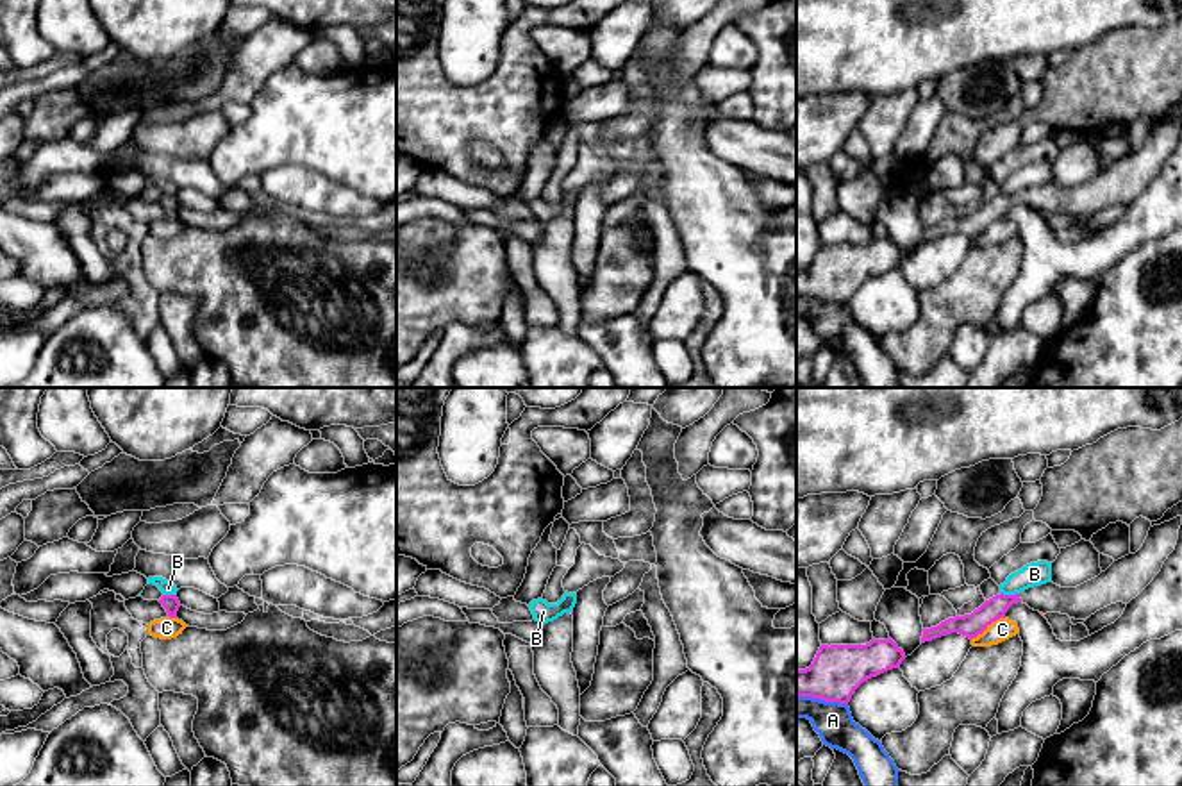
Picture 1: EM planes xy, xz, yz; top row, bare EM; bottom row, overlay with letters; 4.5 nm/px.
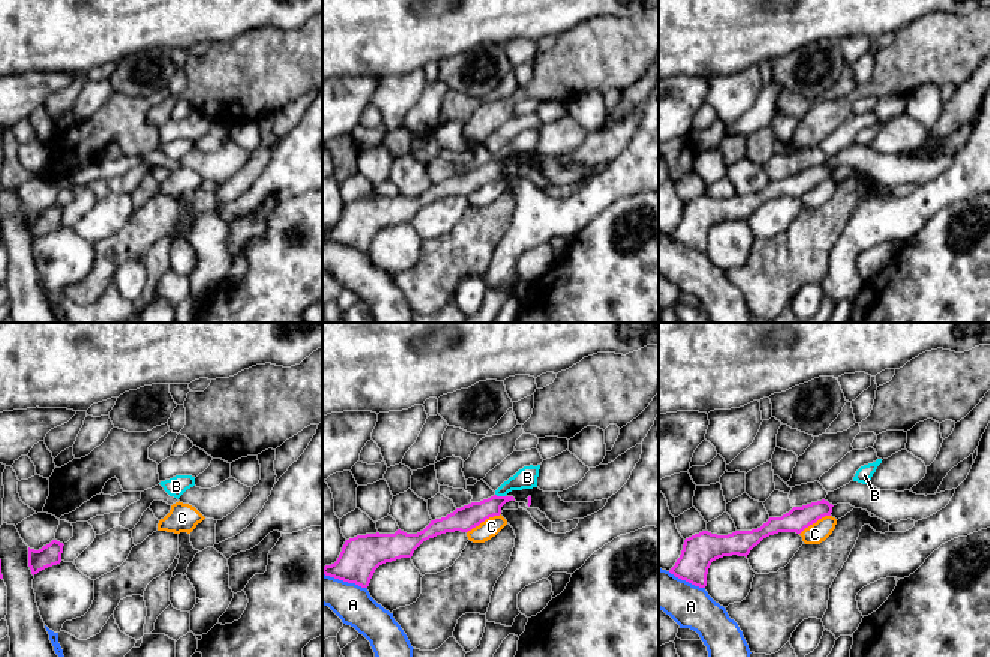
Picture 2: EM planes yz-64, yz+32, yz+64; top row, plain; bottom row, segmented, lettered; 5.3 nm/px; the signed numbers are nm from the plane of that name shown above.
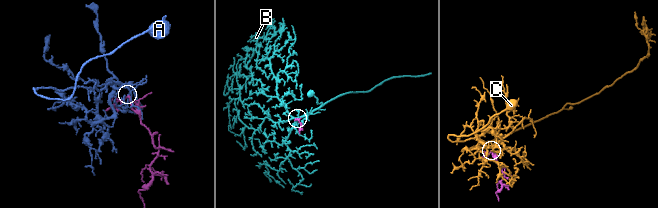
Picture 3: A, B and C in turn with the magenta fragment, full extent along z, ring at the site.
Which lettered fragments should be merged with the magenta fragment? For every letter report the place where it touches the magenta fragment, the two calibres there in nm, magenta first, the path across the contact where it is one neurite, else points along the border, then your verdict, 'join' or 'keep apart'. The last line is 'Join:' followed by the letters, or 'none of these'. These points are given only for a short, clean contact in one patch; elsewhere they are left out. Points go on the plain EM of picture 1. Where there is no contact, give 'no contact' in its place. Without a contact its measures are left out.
A: contact yz (822, 299); calibres 240 and 170 nm; keep apart
B: contact yz (1009, 195); calibres 110 and 110 nm; border yz (1000, 192), (1018, 193); keep apart
C: contact yz (988, 224); calibres 110 and 100 nm; border yz (1004, 217), (991, 222), (972, 240); keep apart
Join: none of these

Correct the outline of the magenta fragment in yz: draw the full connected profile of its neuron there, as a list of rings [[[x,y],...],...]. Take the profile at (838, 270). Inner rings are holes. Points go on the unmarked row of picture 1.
[[[891,238],[866,245],[821,245],[812,264],[796,270],[796,295],[848,304],[864,280],[900,268],[903,259]]]

